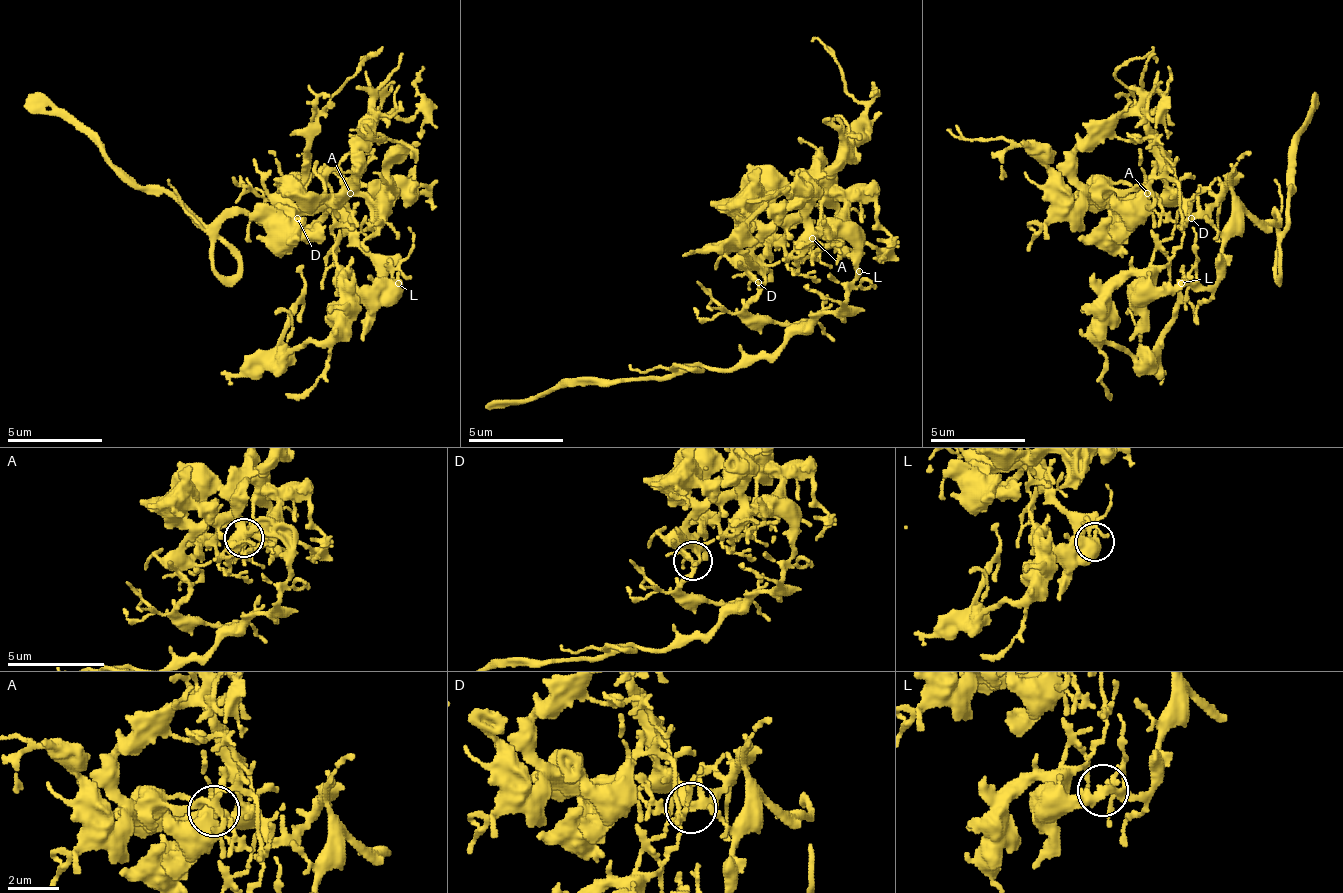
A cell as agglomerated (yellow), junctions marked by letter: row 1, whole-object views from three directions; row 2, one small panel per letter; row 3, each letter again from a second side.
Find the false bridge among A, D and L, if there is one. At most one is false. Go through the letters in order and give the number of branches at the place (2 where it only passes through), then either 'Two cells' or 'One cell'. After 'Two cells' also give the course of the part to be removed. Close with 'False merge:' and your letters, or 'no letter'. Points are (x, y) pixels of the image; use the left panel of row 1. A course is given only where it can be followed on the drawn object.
A: Branches: 4. One cell
D: Branches: 4. One cell
L: Branches: 4. One cell
False merge: no letter

